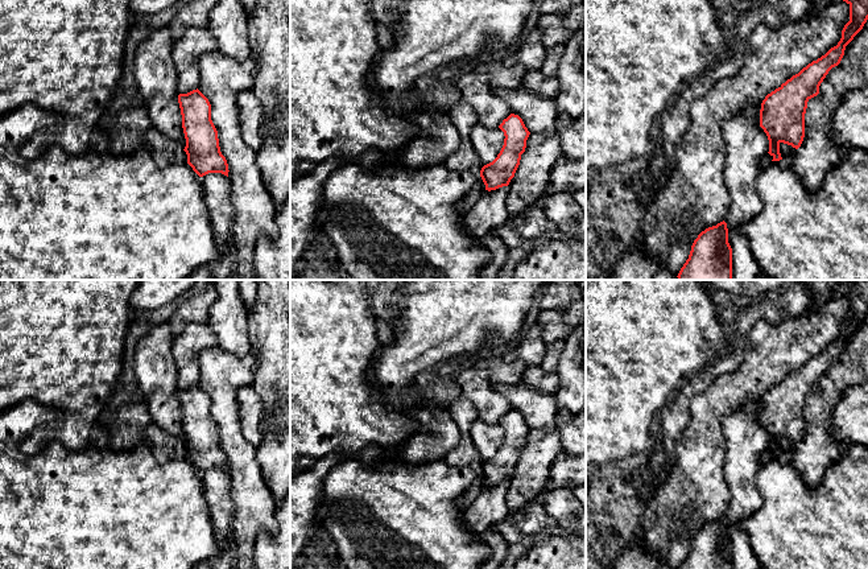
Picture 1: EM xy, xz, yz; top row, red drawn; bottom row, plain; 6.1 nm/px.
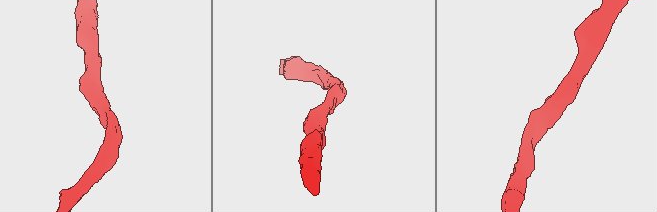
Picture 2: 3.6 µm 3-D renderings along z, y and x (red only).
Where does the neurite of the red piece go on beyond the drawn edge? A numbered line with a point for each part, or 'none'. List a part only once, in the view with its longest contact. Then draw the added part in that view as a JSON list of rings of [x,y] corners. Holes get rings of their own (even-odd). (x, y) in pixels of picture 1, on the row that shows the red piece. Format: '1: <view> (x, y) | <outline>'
none

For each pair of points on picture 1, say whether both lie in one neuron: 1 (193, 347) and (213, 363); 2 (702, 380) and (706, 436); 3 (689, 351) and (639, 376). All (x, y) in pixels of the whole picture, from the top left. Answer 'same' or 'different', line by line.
1: different
2: different
3: same

